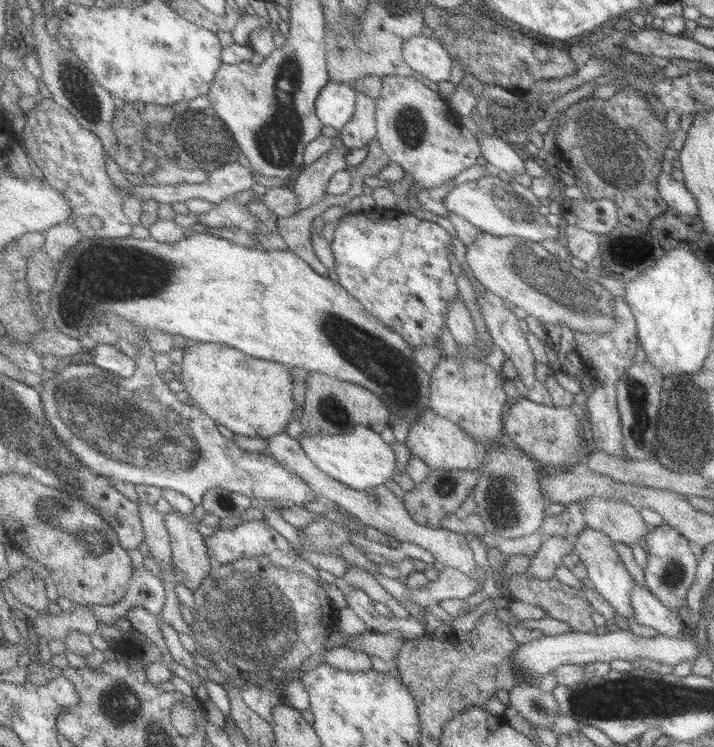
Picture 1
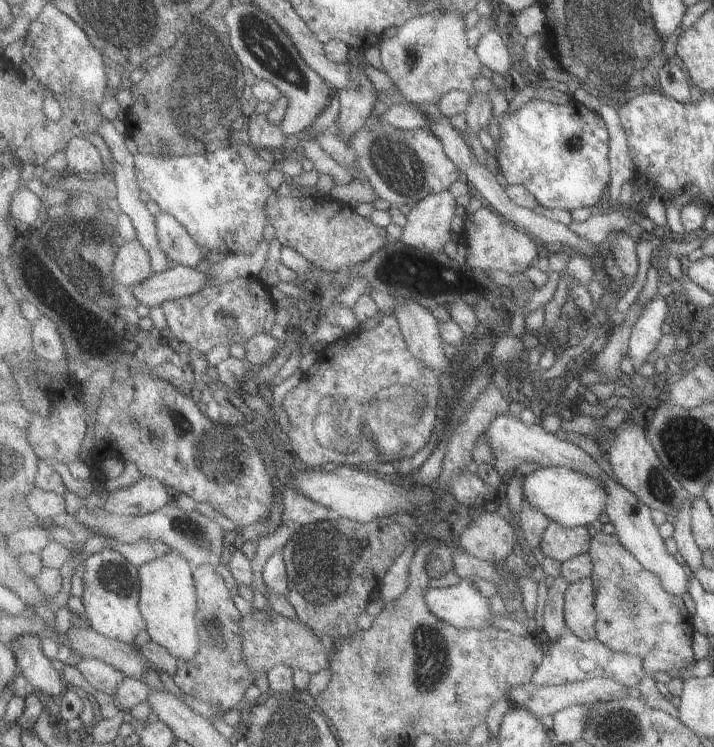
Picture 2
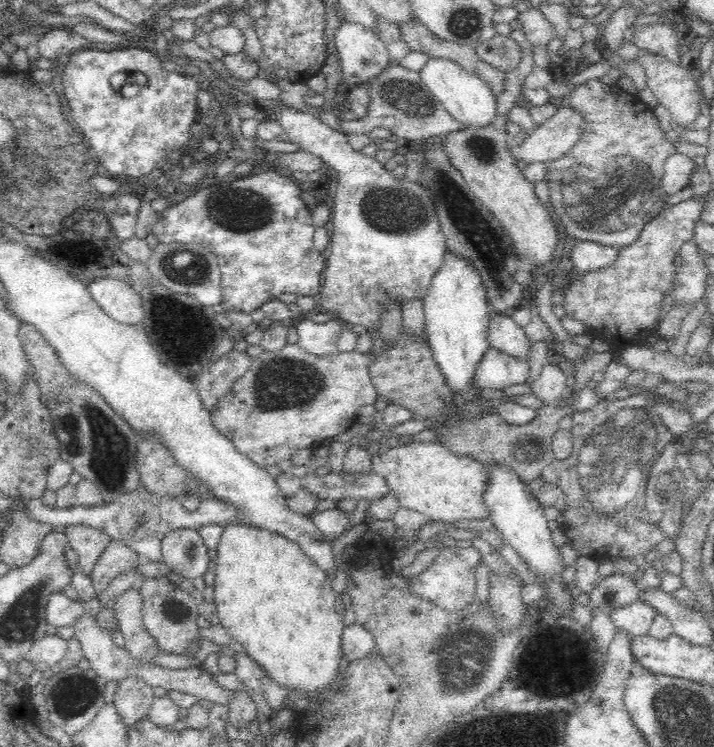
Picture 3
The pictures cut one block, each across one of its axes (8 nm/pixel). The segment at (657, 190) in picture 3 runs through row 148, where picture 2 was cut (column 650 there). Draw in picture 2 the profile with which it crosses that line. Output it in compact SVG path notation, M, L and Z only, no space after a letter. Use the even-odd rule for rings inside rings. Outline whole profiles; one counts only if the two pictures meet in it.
M599 532L591 540L593 558L593 582L597 584L595 610L599 614L597 640L613 652L627 652L639 656L645 662L647 676L667 670L693 670L697 658L693 652L693 616L683 598L669 594L661 578L639 564L617 536Z

